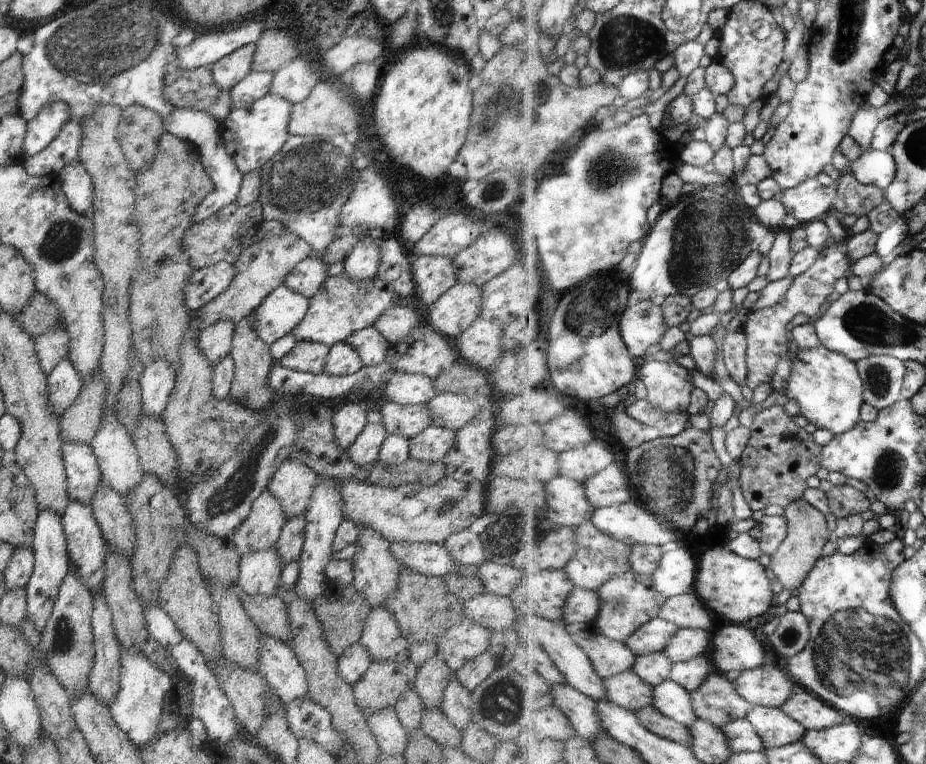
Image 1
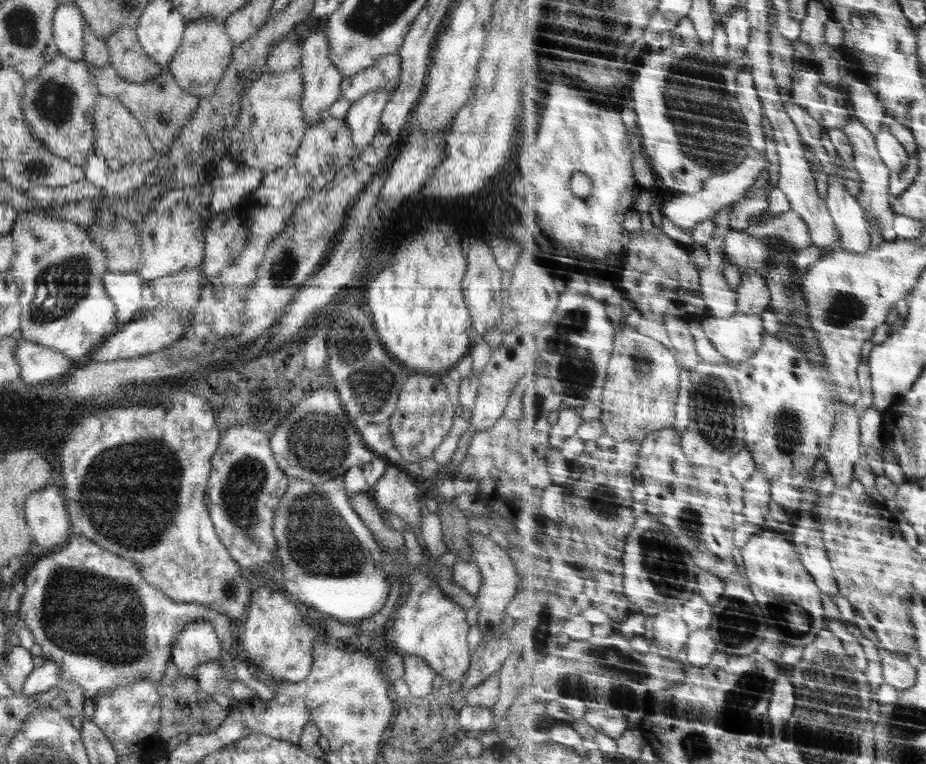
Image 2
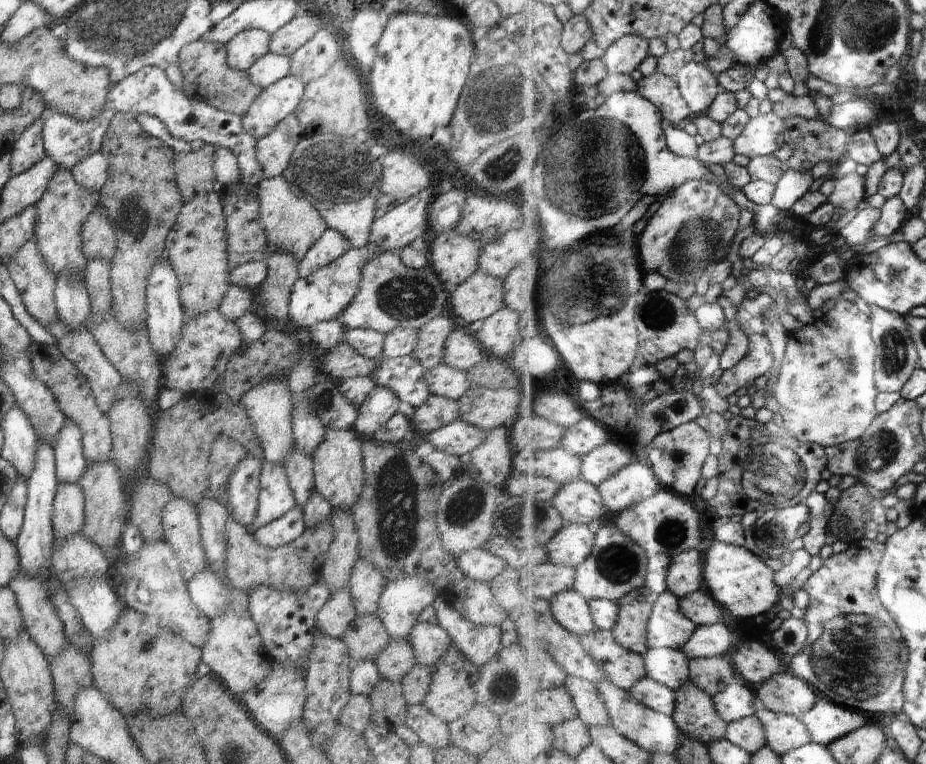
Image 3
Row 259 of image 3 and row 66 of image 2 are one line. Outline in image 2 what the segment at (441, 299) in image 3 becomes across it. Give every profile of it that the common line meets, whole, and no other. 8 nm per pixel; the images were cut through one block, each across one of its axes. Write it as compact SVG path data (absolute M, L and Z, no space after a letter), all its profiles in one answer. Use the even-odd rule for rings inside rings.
M386 54L378 58L370 68L359 70L353 77L345 77L340 86L340 94L344 95L350 104L358 101L376 89L386 89L392 93L400 83L400 56Z

